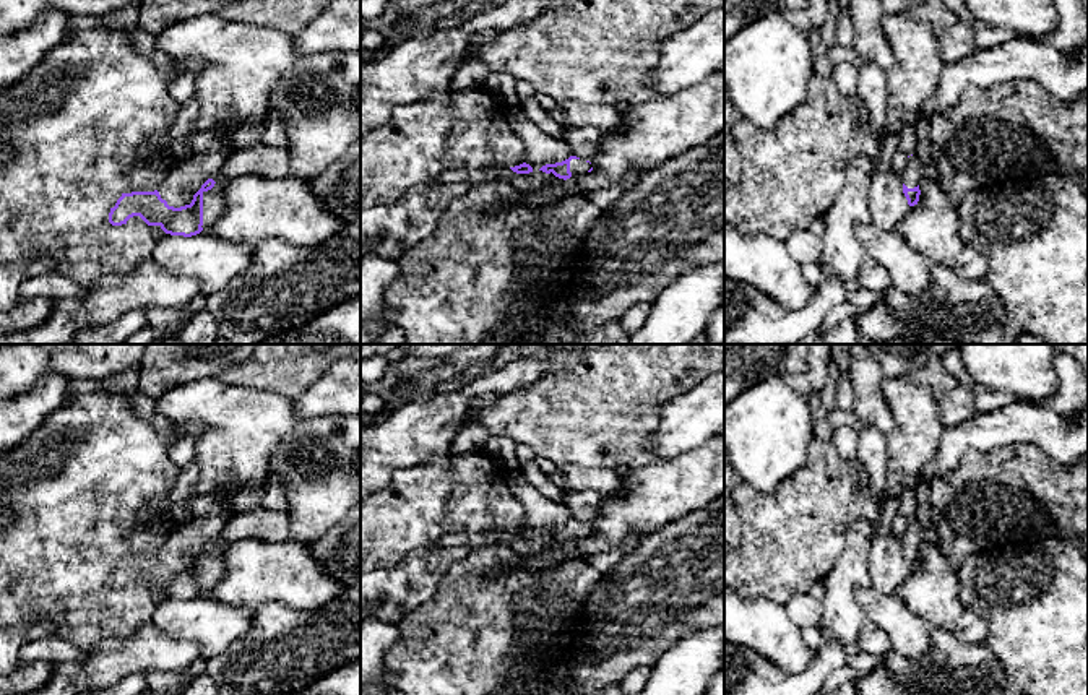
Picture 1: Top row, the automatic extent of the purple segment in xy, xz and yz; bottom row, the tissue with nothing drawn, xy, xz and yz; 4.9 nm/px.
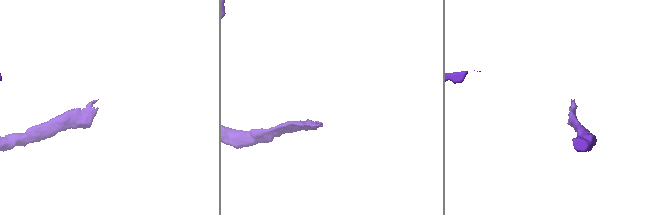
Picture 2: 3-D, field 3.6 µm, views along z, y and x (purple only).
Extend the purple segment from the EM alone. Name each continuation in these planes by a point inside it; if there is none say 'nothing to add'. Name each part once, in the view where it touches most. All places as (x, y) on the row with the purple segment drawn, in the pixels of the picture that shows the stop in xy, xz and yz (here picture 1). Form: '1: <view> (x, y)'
1: xz (578, 168)

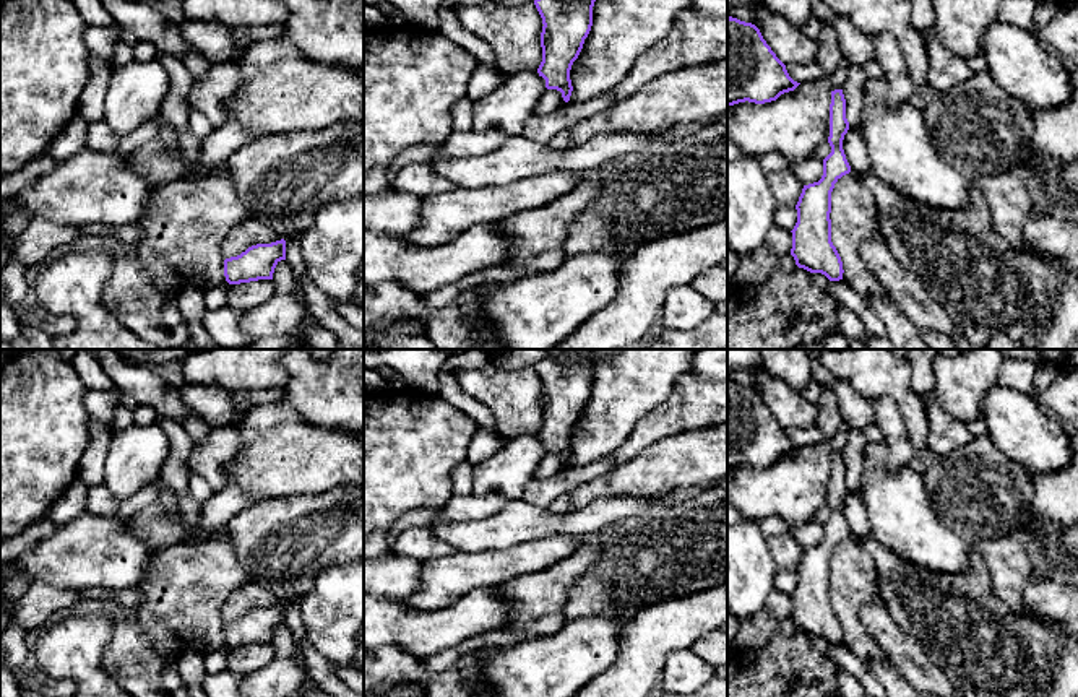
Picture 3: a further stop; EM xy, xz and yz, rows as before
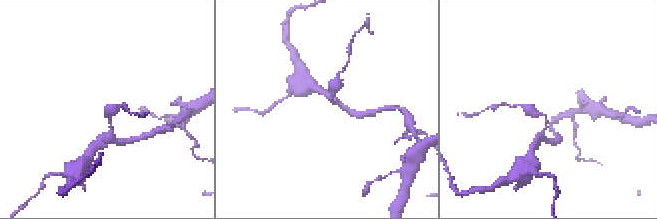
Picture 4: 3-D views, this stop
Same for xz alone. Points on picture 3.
nothing to add

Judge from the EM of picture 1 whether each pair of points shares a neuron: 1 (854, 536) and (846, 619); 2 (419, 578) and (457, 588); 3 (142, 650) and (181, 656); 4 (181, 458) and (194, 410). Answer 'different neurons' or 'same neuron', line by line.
1: same neuron
2: different neurons
3: same neuron
4: different neurons

